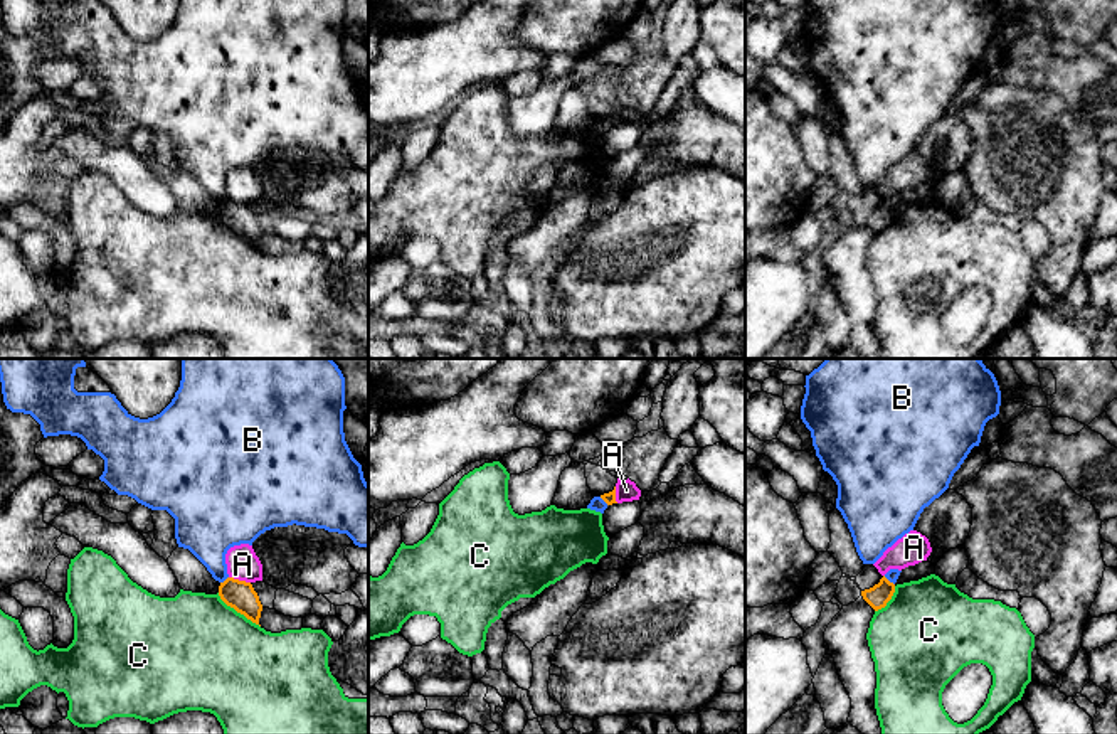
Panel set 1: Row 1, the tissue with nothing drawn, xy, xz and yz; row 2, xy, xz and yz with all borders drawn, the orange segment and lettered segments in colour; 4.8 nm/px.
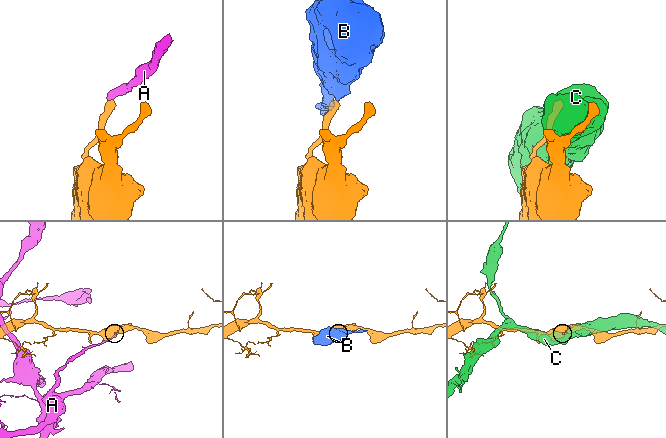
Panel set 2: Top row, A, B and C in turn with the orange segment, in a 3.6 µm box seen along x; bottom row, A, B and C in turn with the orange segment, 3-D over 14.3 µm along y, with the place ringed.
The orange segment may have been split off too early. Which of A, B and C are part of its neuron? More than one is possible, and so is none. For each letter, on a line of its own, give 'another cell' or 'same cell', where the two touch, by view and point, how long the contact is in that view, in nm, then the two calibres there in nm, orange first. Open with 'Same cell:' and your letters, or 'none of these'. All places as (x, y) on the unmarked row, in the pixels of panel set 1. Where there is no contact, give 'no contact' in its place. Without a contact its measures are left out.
Same cell: none of these
A: another cell | xy (239, 204) | 110 nm | 140/150 nm
B: another cell | xy (226, 202) | 50 nm | 140/260 nm
C: another cell | xy (238, 234) | 260 nm | 140/500 nm

